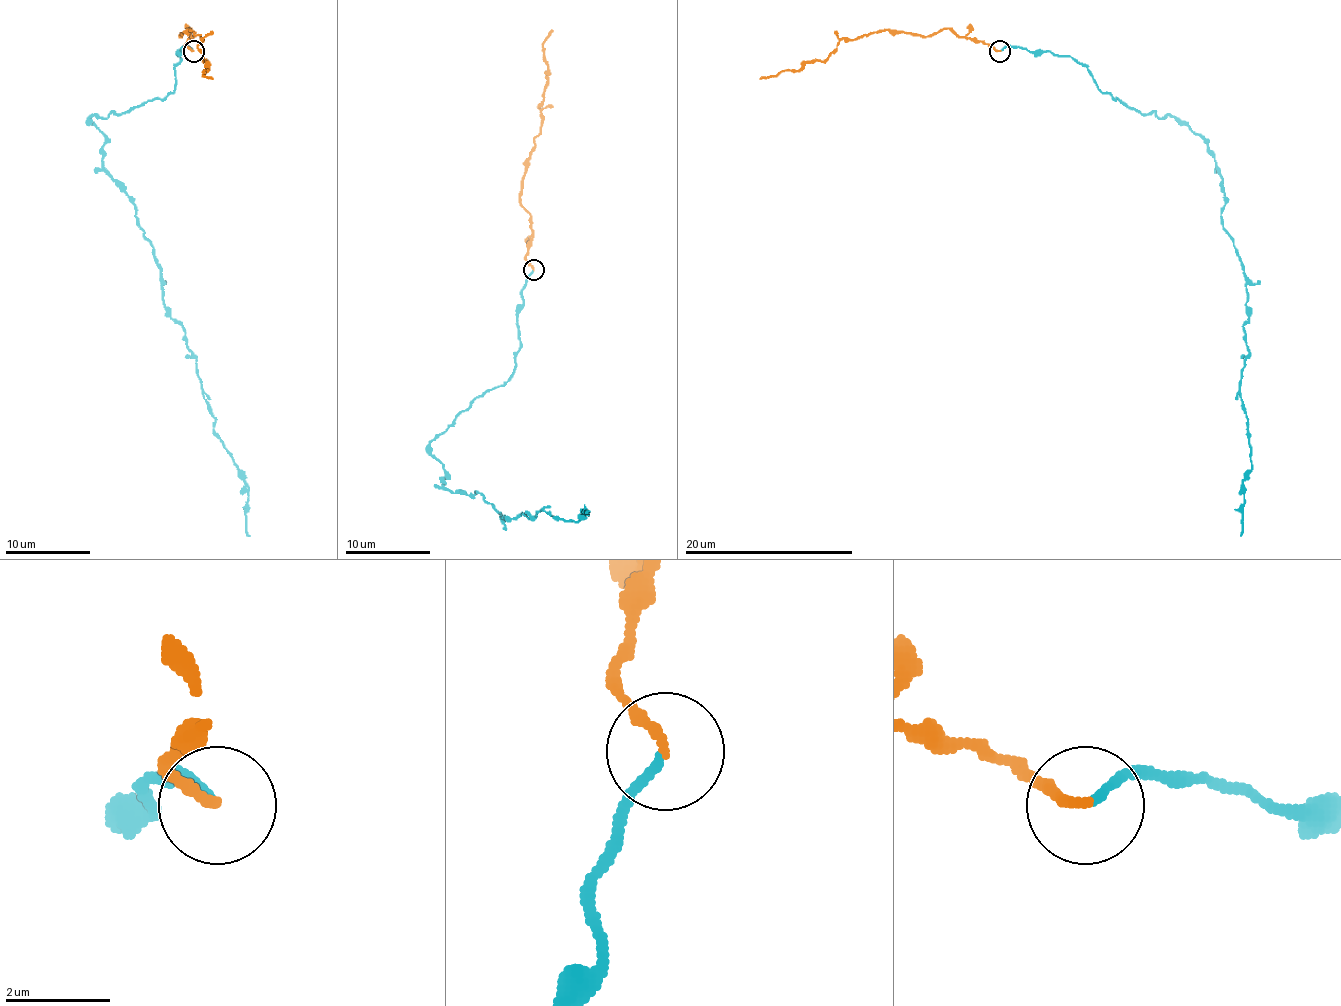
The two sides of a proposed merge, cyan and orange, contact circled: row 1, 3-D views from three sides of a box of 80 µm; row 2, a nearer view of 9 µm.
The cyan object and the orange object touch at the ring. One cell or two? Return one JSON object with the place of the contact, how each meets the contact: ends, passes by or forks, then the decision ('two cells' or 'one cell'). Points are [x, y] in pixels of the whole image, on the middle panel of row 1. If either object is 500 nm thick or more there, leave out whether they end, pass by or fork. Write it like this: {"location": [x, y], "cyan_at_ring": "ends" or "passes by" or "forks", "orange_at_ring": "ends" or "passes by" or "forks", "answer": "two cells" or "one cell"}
{"location": [533, 269], "cyan_at_ring": "ends", "orange_at_ring": "ends", "answer": "one cell"}

